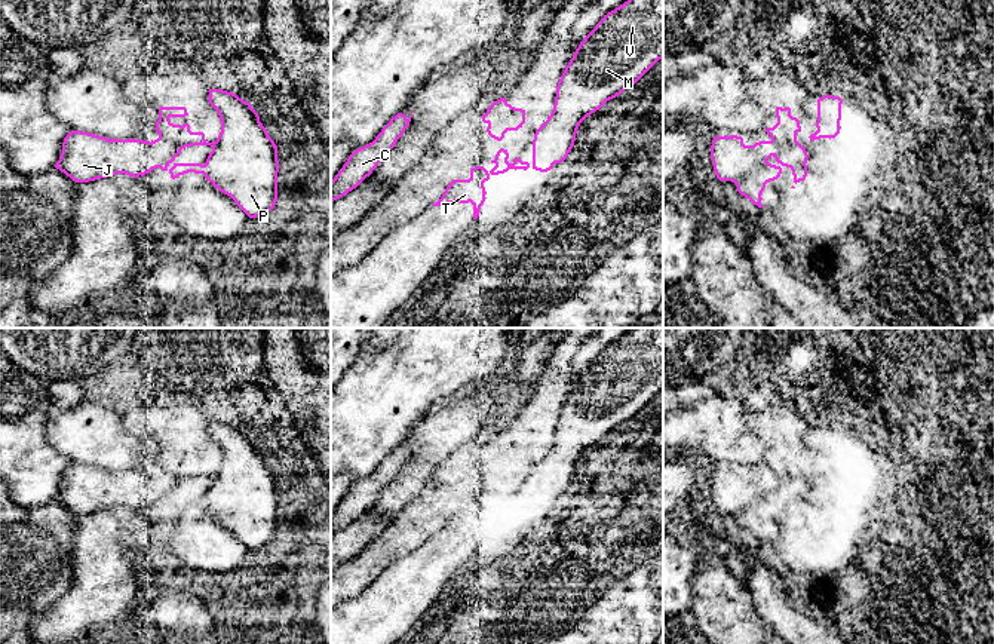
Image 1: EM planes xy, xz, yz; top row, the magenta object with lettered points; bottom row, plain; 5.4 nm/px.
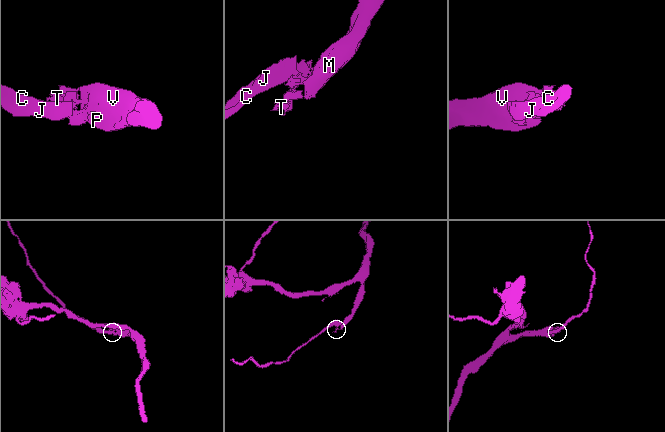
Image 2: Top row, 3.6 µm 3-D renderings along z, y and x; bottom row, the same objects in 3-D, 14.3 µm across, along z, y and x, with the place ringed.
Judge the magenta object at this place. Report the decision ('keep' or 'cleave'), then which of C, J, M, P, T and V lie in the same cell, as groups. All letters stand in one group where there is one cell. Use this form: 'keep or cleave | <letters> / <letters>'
cleave | C J / M P T V

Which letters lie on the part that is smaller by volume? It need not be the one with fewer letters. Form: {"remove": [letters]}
{"remove": ["C", "J"]}

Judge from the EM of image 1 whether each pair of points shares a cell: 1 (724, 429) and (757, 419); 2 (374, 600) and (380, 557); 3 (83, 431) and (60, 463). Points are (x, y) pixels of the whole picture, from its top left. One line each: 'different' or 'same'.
1: different
2: different
3: different

